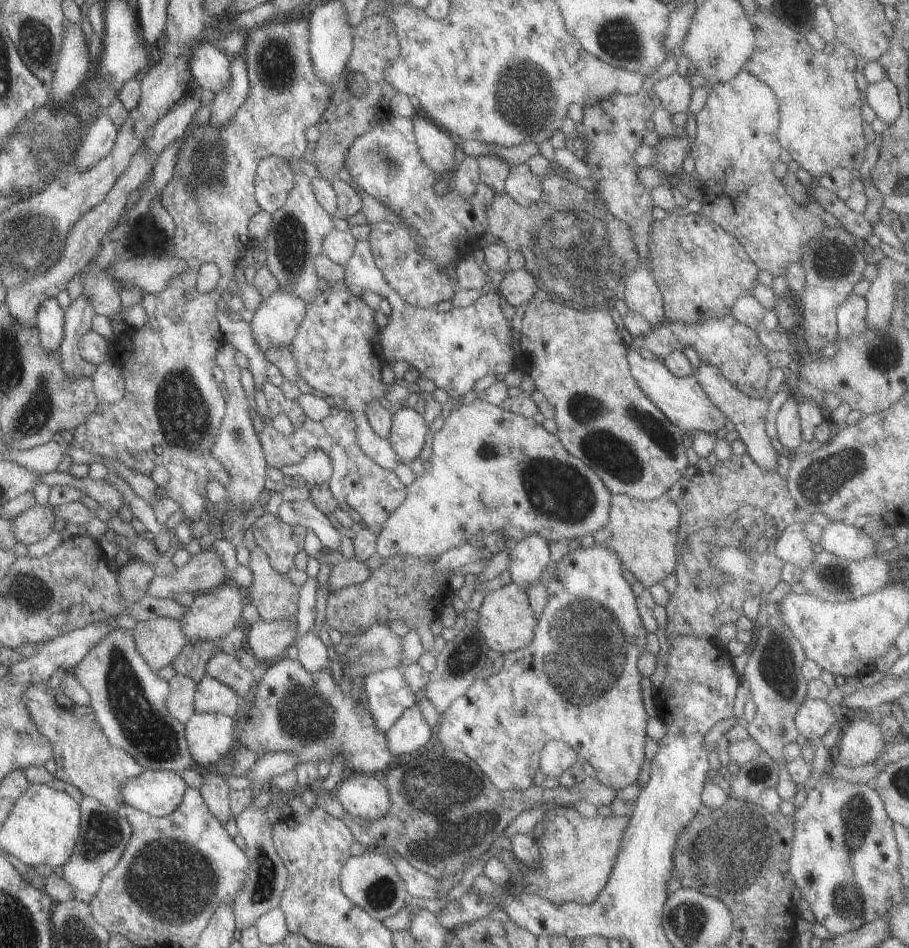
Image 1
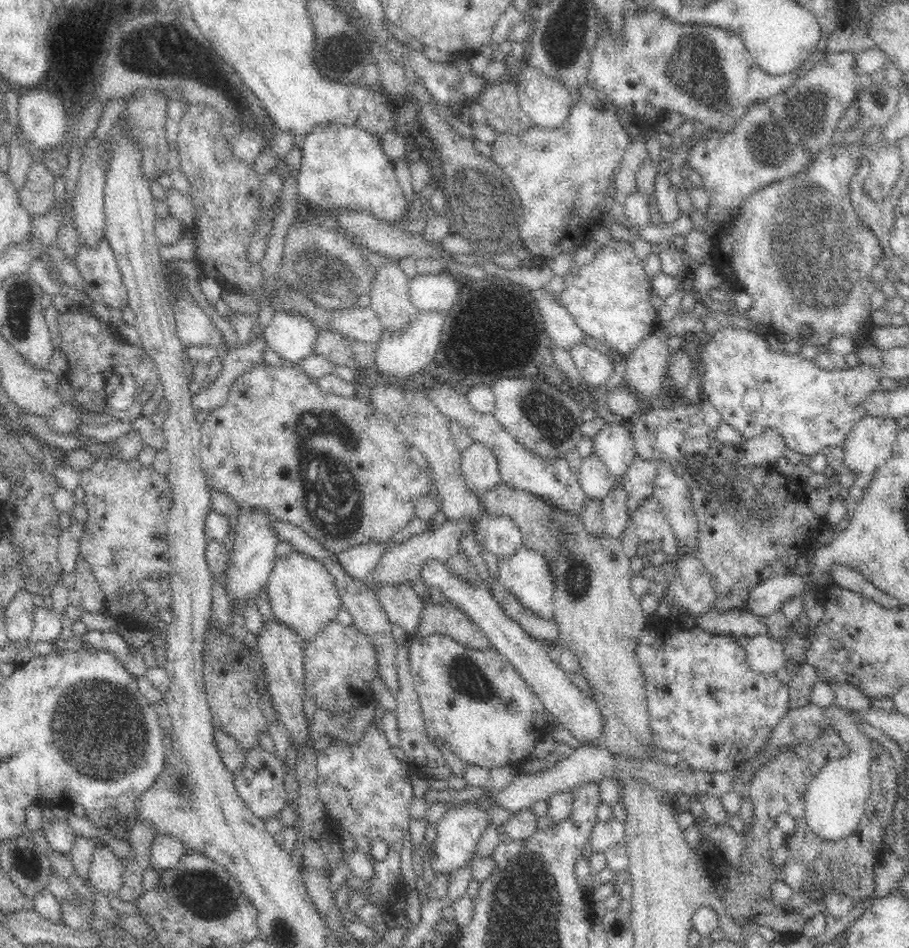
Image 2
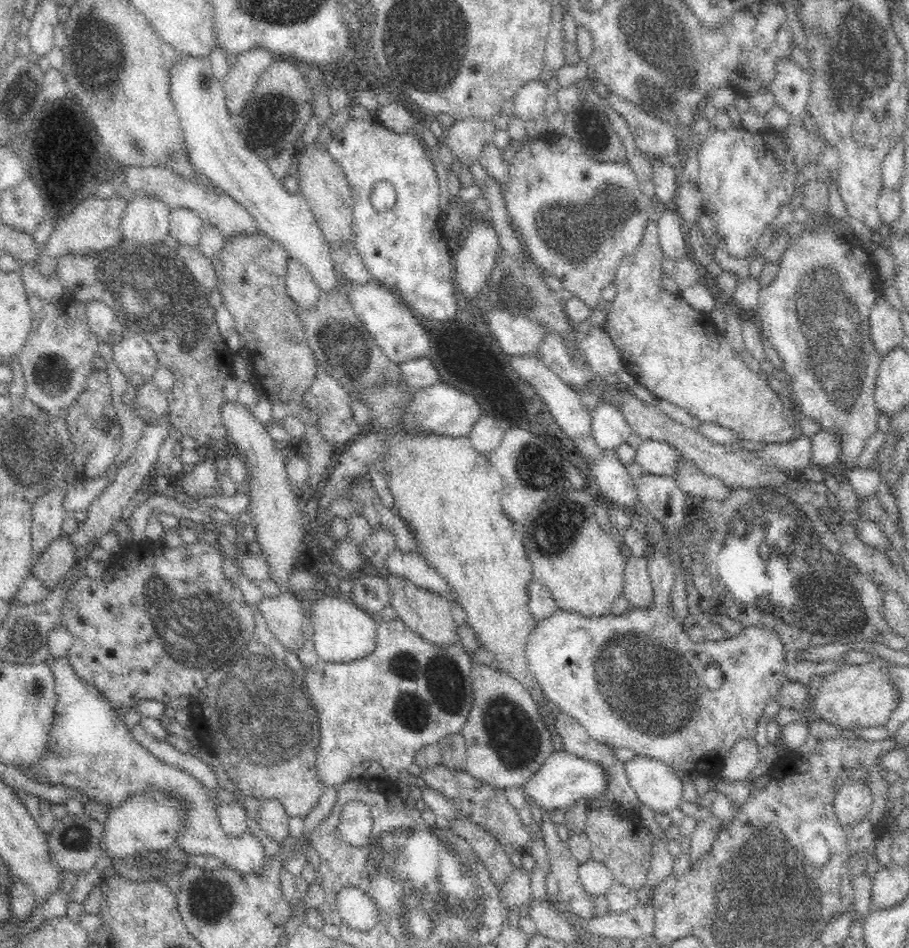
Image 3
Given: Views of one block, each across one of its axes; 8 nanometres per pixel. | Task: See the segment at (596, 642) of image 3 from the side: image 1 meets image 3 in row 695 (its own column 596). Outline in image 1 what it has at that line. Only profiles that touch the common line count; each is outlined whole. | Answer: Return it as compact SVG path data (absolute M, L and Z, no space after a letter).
M596 543L590 548L580 546L576 550L569 550L562 560L558 560L555 563L556 572L554 572L552 580L547 585L548 600L542 614L540 614L540 618L537 618L530 644L514 652L503 654L504 664L498 673L492 673L491 676L484 679L476 678L470 688L466 690L466 694L463 694L460 698L455 698L454 702L450 704L450 708L440 715L438 724L433 728L433 736L438 744L442 744L444 748L463 752L468 758L476 762L479 769L498 790L521 790L531 787L534 782L534 776L539 770L537 756L540 750L546 746L546 743L550 741L566 742L568 746L571 746L577 752L582 760L590 762L594 772L596 772L596 778L602 784L616 790L623 789L625 786L637 782L640 768L642 768L646 759L644 754L644 746L646 744L645 728L649 716L644 709L640 685L643 676L637 668L637 662L640 654L645 649L648 632L644 628L644 624L642 624L636 599L630 583L624 576L624 568L621 565L620 558L612 550L608 550L605 546L600 546L600 544Z

